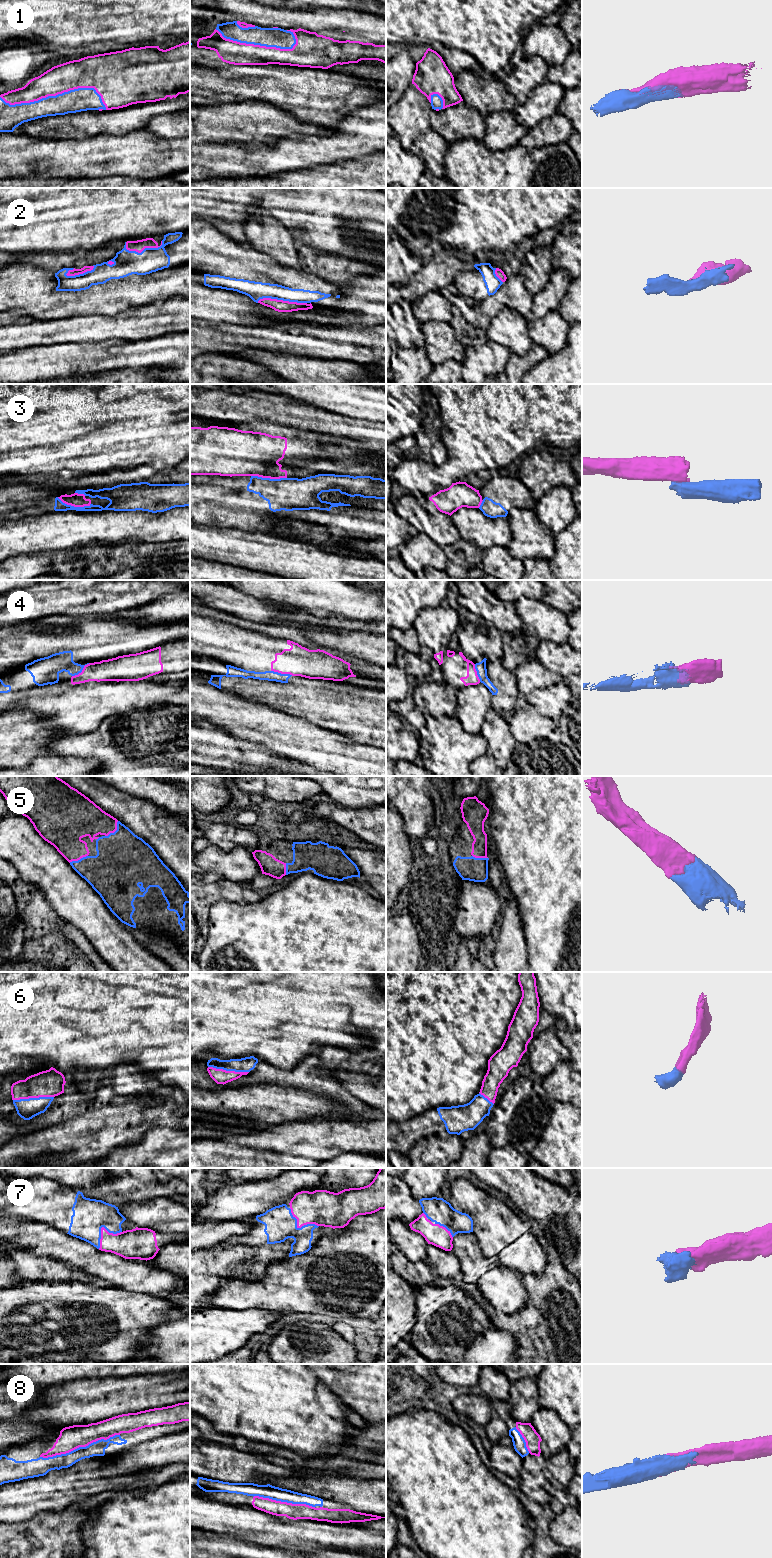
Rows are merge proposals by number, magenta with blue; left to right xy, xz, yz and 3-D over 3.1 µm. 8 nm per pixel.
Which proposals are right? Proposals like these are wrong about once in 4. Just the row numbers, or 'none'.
1, 2, 5, 6, 7, 8

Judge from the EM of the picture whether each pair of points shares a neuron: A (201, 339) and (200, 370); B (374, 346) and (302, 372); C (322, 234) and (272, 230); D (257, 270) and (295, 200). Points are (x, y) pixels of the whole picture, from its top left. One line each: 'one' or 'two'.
A: two
B: two
C: two
D: two

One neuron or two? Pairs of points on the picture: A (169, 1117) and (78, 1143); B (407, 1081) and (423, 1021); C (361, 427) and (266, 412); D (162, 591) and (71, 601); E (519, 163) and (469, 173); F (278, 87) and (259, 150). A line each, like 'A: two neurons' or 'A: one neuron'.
A: one neuron
B: one neuron
C: one neuron
D: one neuron
E: one neuron
F: two neurons

